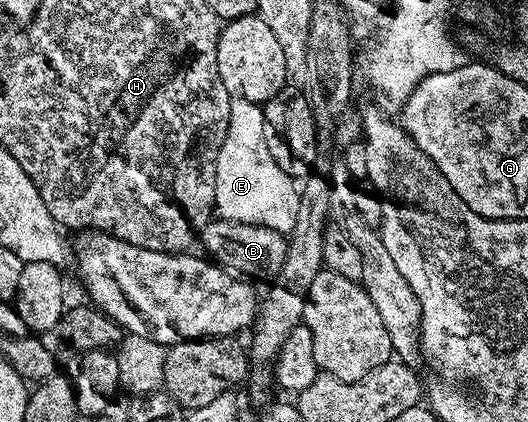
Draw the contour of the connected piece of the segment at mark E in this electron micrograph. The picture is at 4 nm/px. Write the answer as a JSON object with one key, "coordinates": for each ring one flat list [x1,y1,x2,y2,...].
{"coordinates":[[233,99,230,126,216,150,215,211,228,221,255,224,288,234,298,217,299,198,297,181,286,175,282,166,270,158,270,150,266,150,263,107]]}

